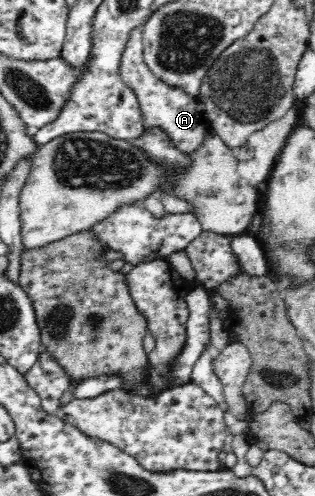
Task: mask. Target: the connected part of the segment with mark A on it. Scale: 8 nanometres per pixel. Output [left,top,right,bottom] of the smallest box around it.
[120,24,210,155]

